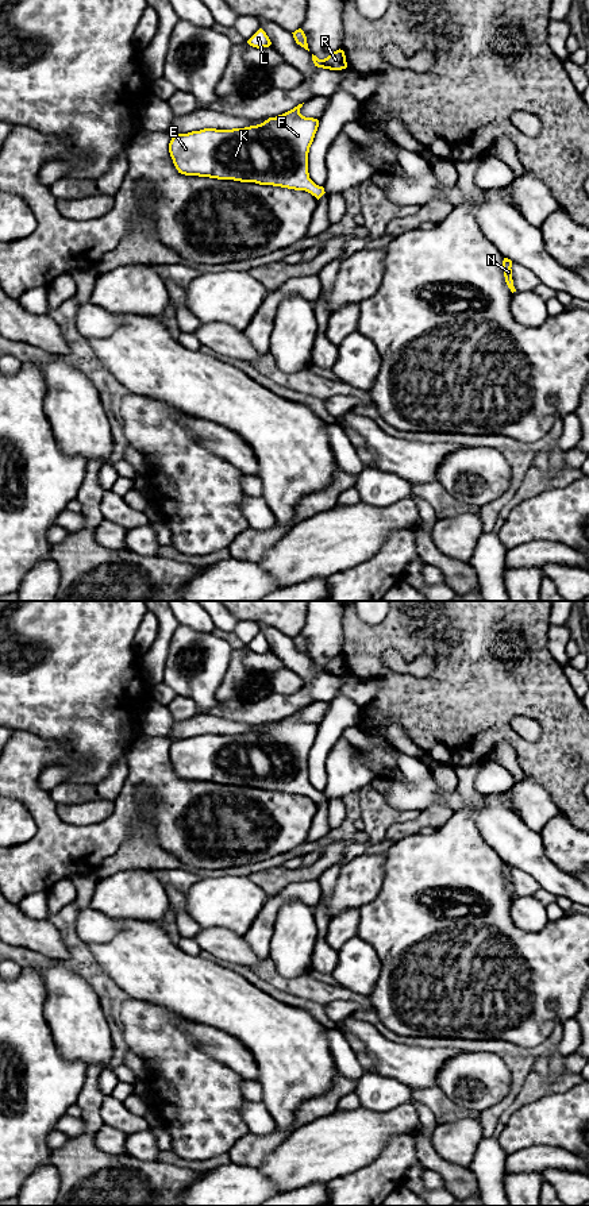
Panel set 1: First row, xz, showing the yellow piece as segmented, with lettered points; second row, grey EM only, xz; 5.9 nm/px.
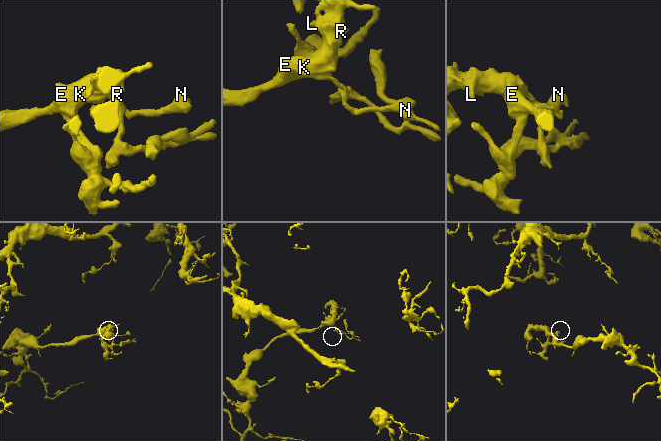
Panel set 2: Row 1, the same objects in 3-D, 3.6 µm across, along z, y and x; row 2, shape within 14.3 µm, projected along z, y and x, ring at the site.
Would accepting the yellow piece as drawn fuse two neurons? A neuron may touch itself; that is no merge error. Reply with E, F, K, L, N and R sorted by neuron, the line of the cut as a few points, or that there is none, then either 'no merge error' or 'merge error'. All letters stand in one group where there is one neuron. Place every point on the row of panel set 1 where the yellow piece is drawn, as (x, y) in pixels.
groups E F K L N R; cut none; no merge error

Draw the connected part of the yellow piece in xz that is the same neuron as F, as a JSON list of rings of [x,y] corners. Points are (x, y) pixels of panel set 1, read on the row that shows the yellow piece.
[[[303,104],[269,117],[261,124],[245,128],[204,128],[172,136],[169,153],[178,173],[185,176],[209,177],[255,182],[294,190],[305,190],[317,200],[326,193],[308,173],[308,153],[319,127],[319,120],[300,113]]]

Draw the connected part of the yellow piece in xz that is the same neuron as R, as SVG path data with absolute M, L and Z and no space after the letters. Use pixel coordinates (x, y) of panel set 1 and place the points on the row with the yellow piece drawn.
M336 50L331 53L327 58L319 59L316 55L312 54L312 61L315 66L330 69L330 70L342 70L347 68L346 55L343 50Z

